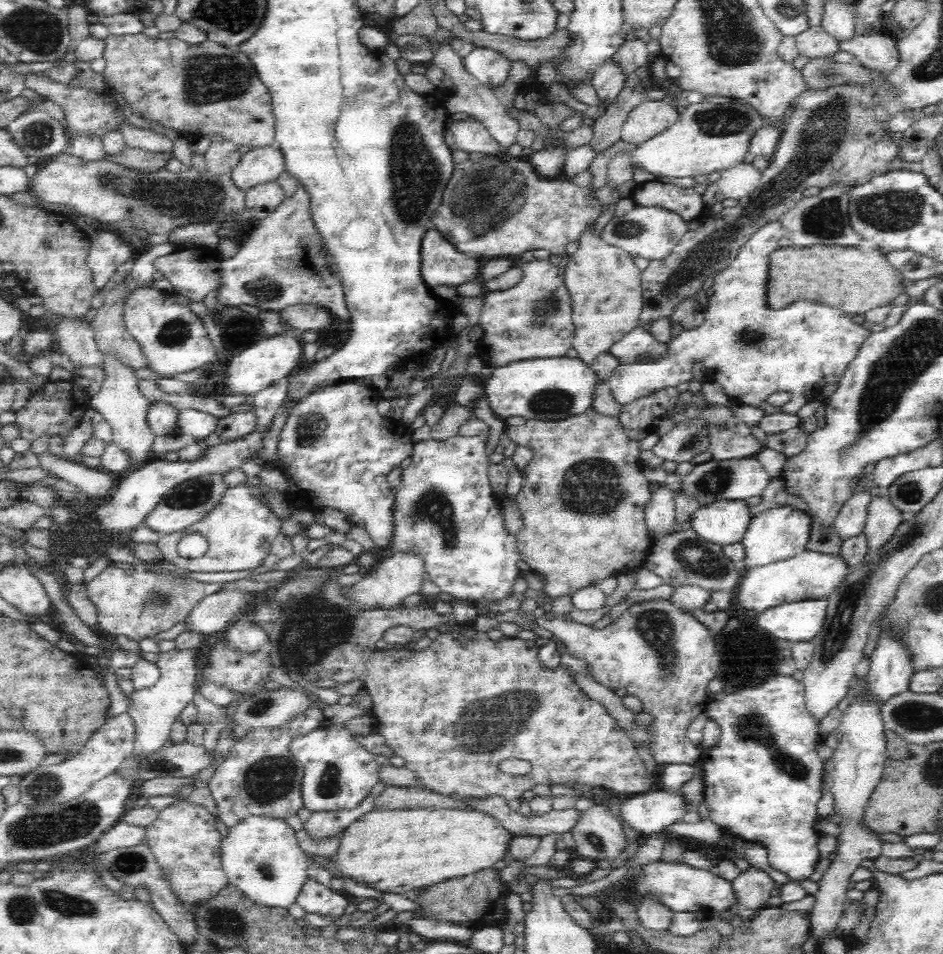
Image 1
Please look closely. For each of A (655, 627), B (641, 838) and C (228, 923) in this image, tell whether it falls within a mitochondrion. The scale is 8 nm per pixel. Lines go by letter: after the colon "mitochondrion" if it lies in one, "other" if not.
A: mitochondrion
B: other
C: mitochondrion

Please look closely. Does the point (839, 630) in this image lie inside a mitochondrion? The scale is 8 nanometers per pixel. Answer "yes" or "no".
yes

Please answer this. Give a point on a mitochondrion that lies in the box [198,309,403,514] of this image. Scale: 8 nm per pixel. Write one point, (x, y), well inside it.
(309, 430)

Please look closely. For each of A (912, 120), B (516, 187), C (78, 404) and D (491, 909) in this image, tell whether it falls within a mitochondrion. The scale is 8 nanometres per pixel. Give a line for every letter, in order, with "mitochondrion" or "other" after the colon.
A: other
B: mitochondrion
C: other
D: other

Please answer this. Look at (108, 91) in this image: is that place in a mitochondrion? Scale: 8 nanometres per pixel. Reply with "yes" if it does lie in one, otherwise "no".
no

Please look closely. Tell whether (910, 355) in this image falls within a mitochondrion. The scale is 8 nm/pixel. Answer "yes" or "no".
yes

